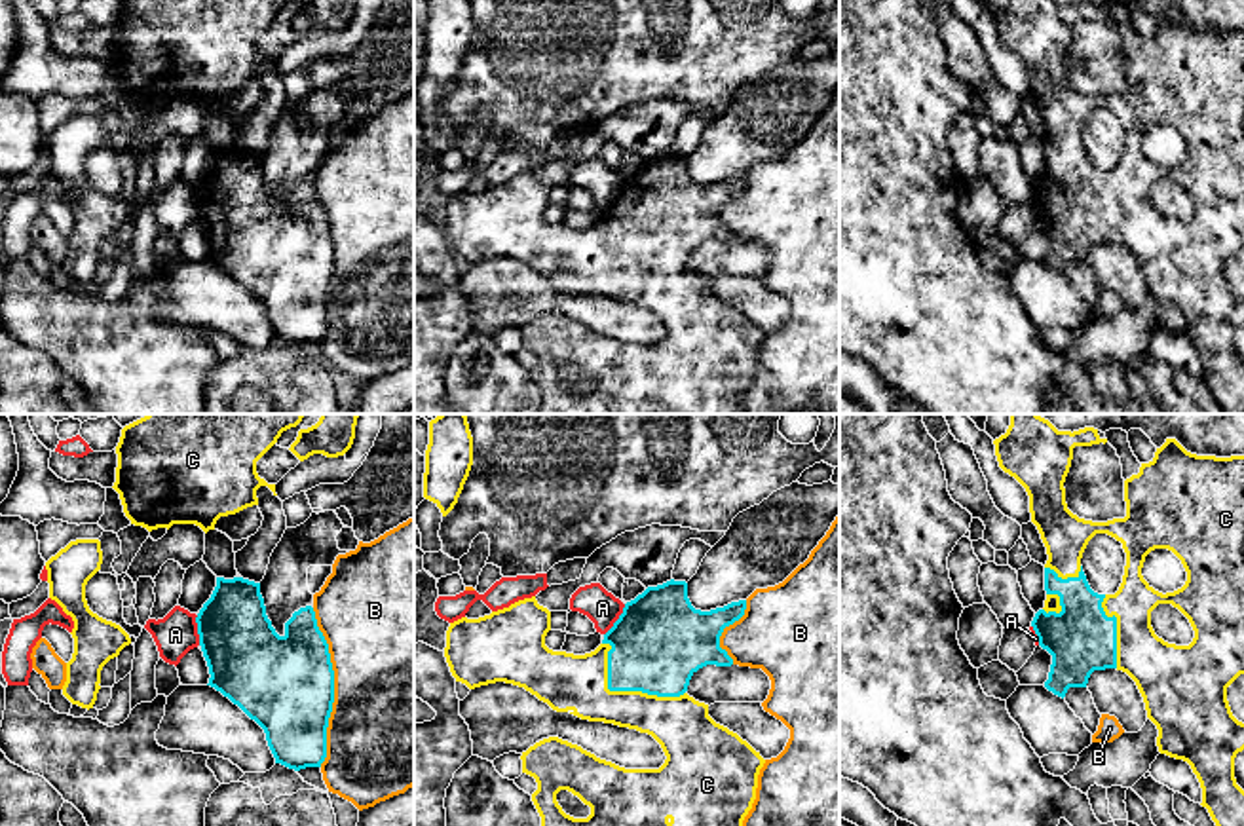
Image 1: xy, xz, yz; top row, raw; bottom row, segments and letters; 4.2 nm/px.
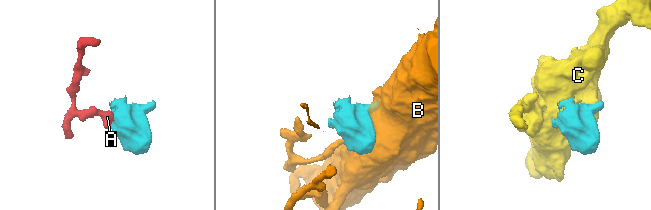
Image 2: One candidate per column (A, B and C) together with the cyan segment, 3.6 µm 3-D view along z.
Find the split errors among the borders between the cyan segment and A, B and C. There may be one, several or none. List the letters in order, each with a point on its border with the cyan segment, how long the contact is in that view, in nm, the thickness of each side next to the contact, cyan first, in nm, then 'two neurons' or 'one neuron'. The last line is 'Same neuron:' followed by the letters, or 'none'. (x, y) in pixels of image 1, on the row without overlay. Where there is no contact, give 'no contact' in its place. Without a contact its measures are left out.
A: xz (618, 194) | 160 nm | 400/150 nm | two neurons
B: xy (333, 262) | 650 nm | 400/500 nm | two neurons
C: xz (622, 264) | 420 nm | 380/240 nm | one neuron
Same neuron: C

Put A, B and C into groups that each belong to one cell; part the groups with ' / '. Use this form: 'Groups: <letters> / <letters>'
Groups: A / B / C

